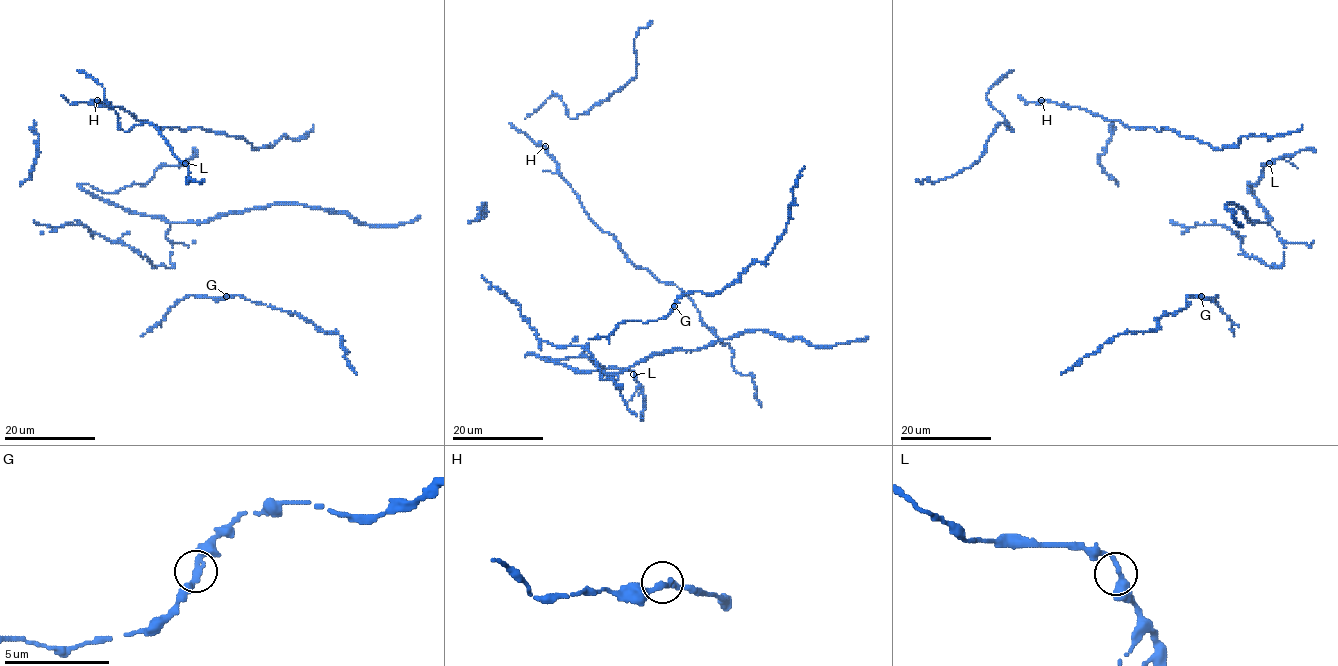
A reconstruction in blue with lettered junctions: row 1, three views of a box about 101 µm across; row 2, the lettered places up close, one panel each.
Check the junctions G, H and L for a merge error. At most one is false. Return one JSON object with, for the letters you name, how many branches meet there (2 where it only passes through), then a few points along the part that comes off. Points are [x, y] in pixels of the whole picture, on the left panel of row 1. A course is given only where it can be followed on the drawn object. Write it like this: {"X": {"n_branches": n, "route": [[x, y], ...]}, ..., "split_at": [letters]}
{"split_at": []}

